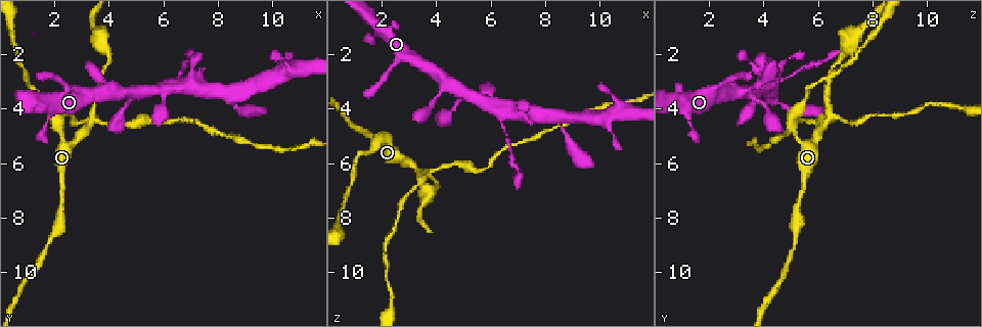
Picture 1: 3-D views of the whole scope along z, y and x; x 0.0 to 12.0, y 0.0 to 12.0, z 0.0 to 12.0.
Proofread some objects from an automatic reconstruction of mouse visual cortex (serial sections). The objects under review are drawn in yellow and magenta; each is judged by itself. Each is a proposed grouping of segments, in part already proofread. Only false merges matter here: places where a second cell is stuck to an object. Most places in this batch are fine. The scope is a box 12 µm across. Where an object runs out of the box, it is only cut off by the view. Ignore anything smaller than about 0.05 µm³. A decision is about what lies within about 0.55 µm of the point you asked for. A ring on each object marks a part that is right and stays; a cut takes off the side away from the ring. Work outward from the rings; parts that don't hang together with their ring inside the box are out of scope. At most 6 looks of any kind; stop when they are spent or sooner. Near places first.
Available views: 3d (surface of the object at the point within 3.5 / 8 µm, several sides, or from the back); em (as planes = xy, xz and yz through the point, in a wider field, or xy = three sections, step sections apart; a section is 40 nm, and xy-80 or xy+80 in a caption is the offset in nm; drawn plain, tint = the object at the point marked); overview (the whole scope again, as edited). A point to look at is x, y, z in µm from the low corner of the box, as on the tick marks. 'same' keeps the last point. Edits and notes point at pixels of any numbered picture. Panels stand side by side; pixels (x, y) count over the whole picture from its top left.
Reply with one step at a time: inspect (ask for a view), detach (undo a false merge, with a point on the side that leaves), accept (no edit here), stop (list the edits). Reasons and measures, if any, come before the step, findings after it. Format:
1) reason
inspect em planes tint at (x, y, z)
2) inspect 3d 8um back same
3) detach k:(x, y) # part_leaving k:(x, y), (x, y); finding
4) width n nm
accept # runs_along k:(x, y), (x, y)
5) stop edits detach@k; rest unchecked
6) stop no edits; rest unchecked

four-way junction
inspect 3d 3.5um at (3.4, 4.4, 6.4)

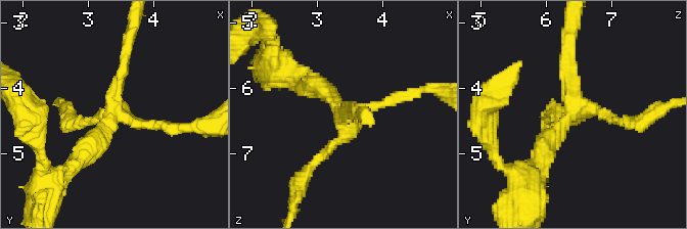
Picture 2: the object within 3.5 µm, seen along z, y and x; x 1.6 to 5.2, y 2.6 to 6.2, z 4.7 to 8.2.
shape alone is not enough
inspect em xy step 2 tint at (3.35, 4.50, 6.30)

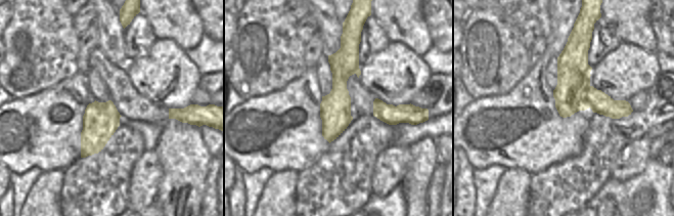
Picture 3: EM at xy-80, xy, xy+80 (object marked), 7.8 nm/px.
detach 2:(153, 123) # two cells meet here

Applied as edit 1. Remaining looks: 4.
inspect overview

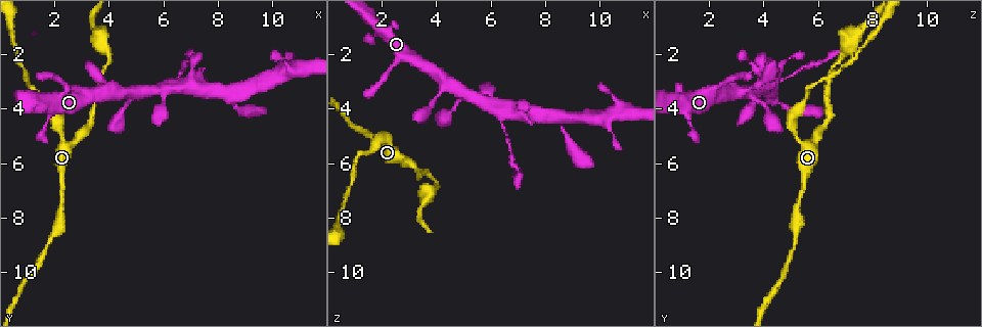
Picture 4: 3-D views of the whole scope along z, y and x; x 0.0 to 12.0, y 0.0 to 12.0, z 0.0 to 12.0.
thick turns thin
inspect 3d 3.5um at (6.5, 2.9, 4.8)

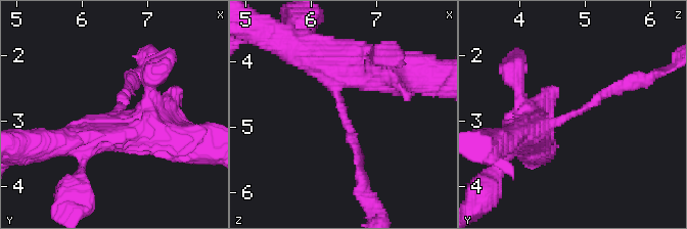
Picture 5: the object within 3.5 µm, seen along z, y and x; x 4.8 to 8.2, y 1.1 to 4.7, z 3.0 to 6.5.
arm_widths 150, 450 nm; now the EM
inspect em planes tint at (6.50, 2.95, 4.75)

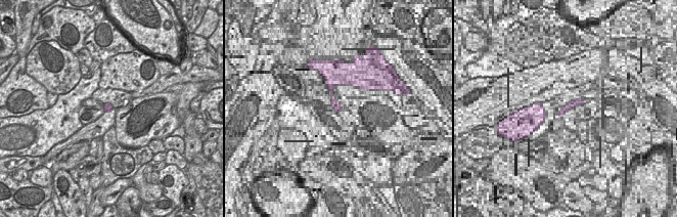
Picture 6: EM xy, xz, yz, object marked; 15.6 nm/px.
accept # runs_along 5:(515, 136), (563, 121), (626, 86); continuous, no second cell

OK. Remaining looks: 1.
stop edits detach@2; rest unchecked

